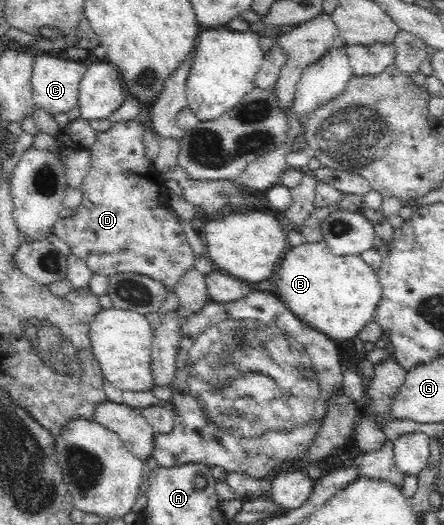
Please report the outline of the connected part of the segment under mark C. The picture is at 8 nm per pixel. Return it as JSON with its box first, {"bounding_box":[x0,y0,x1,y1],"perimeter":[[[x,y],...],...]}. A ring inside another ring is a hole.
{"bounding_box":[31,55,86,113],"perimeter":[[[35,55],[31,69],[32,98],[47,113],[67,113],[78,105],[78,86],[86,65],[79,60]]]}

